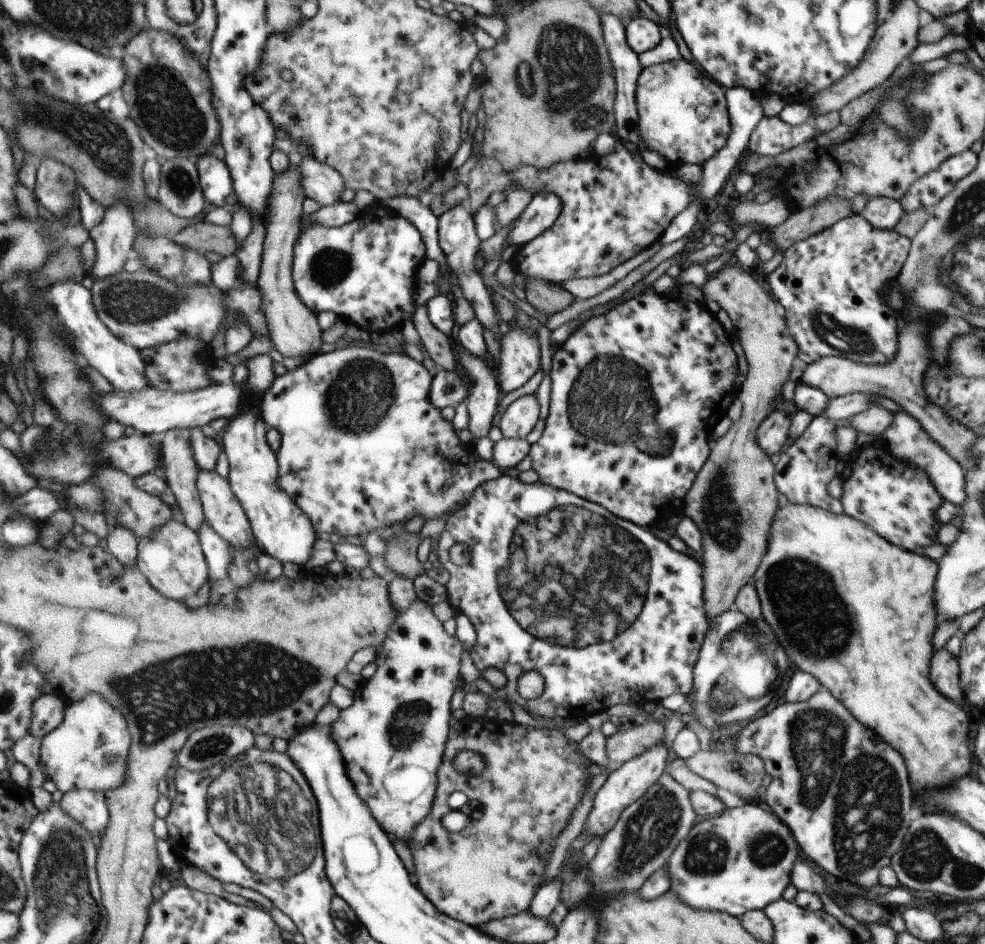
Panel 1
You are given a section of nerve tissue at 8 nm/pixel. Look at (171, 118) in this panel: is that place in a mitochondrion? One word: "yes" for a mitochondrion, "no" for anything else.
yes

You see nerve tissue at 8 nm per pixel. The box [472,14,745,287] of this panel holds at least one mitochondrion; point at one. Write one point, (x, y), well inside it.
(566, 72)

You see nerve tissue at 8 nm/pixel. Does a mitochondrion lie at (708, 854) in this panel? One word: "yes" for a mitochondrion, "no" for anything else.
yes

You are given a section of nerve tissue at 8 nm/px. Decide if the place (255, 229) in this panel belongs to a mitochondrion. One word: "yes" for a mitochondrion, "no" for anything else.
no

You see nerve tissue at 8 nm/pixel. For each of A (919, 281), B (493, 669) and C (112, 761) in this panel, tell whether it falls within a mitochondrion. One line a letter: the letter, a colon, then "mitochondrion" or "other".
A: mitochondrion
B: other
C: mitochondrion

